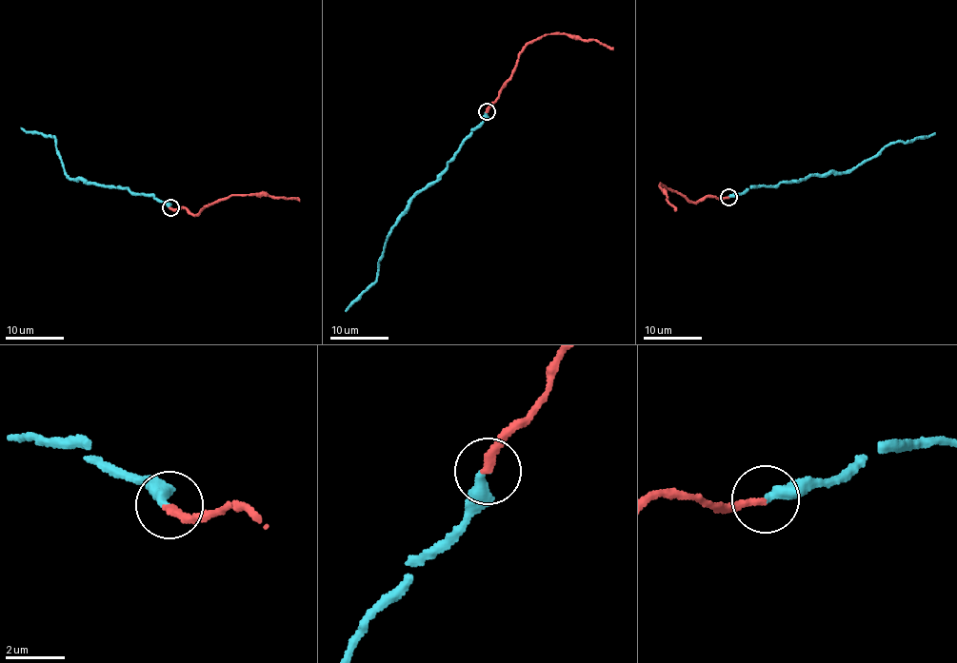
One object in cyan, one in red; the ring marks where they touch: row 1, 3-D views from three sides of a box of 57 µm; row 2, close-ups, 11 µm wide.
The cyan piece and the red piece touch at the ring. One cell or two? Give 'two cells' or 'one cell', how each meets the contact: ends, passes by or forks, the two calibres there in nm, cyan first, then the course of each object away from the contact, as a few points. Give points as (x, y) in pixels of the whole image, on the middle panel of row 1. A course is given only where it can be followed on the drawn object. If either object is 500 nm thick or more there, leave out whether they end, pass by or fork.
one cell; cyan ends; red ends; calibres 360 and 280 nm; course cyan (487, 112), (485, 120), (448, 166), (411, 199), (408, 209), (398, 219), (385, 243), (377, 279), (345, 310); course red (487, 112), (511, 73), (518, 55), (528, 44), (546, 33), (598, 40), (613, 49)

